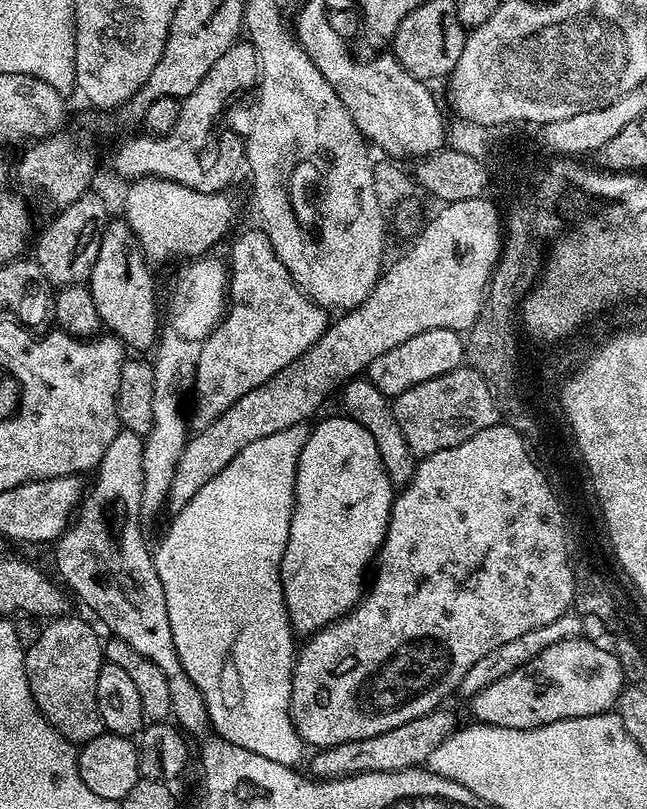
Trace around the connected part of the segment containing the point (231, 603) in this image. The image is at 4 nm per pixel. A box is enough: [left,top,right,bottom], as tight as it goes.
[154,424,309,766]

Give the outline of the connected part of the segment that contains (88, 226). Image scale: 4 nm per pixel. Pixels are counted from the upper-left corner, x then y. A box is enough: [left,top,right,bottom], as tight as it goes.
[34,190,110,289]

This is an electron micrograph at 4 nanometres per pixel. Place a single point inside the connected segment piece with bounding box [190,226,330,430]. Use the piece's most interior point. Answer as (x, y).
(268, 322)

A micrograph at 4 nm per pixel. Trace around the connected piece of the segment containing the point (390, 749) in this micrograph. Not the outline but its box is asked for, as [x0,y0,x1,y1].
[311,706,458,778]

